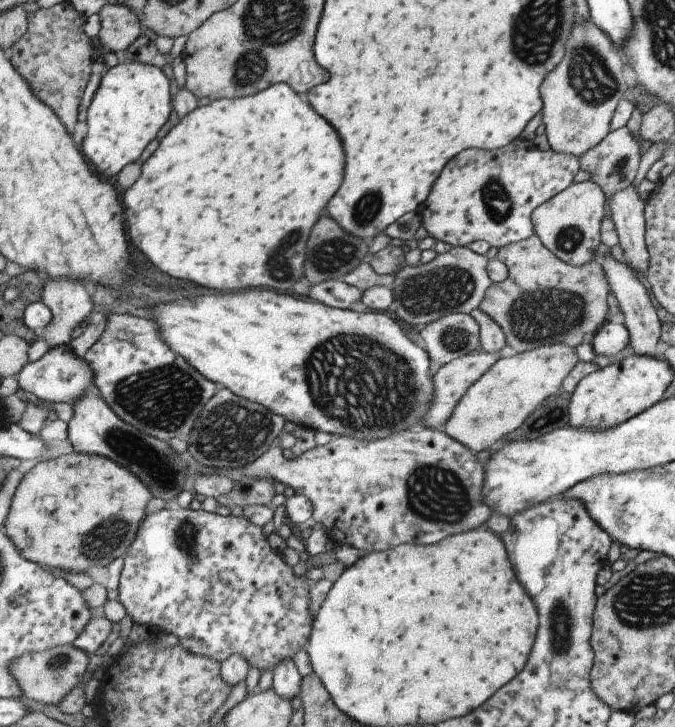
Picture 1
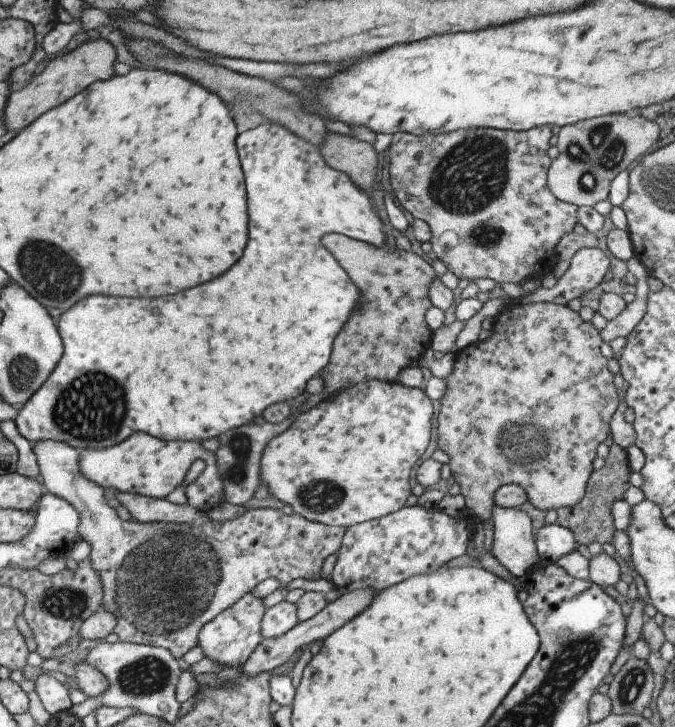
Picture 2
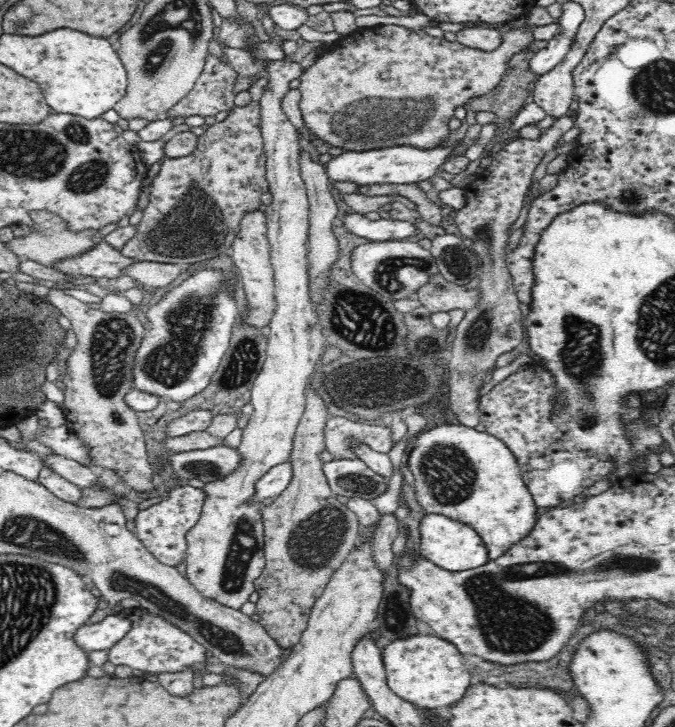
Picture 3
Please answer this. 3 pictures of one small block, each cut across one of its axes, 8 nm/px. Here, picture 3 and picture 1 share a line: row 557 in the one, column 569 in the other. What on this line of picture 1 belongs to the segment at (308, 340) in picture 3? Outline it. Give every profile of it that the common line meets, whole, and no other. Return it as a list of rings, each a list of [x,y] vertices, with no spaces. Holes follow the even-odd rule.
[[[595,181],[573,183],[551,200],[539,205],[532,214],[535,234],[542,245],[561,262],[586,265],[595,259],[601,242],[601,223],[607,213],[607,196]]]

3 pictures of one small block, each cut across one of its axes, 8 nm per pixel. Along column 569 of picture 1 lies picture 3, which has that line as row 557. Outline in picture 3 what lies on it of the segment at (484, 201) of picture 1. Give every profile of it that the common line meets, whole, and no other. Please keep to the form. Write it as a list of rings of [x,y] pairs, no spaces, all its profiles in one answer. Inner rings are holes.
[[[191,485],[170,489],[164,494],[160,503],[138,512],[134,534],[158,562],[172,567],[186,563],[188,549],[186,534],[197,524],[205,498],[206,491],[204,489],[194,488]]]

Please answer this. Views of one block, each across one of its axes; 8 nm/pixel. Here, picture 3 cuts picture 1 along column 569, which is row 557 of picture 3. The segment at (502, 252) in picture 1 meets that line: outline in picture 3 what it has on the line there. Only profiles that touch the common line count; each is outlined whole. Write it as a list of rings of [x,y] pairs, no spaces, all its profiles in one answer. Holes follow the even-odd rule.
[[[307,389],[305,392],[305,409],[297,426],[293,440],[293,449],[289,458],[292,467],[292,478],[288,486],[275,497],[275,501],[262,505],[262,523],[264,524],[264,555],[265,567],[262,575],[255,581],[254,587],[260,595],[256,602],[255,613],[260,616],[259,623],[266,632],[280,645],[282,649],[293,648],[300,642],[302,633],[306,630],[307,622],[313,604],[324,593],[335,570],[358,546],[362,527],[358,517],[351,512],[347,505],[342,505],[337,495],[329,487],[323,471],[320,452],[327,450],[324,430],[328,422],[328,408],[320,392]]]

